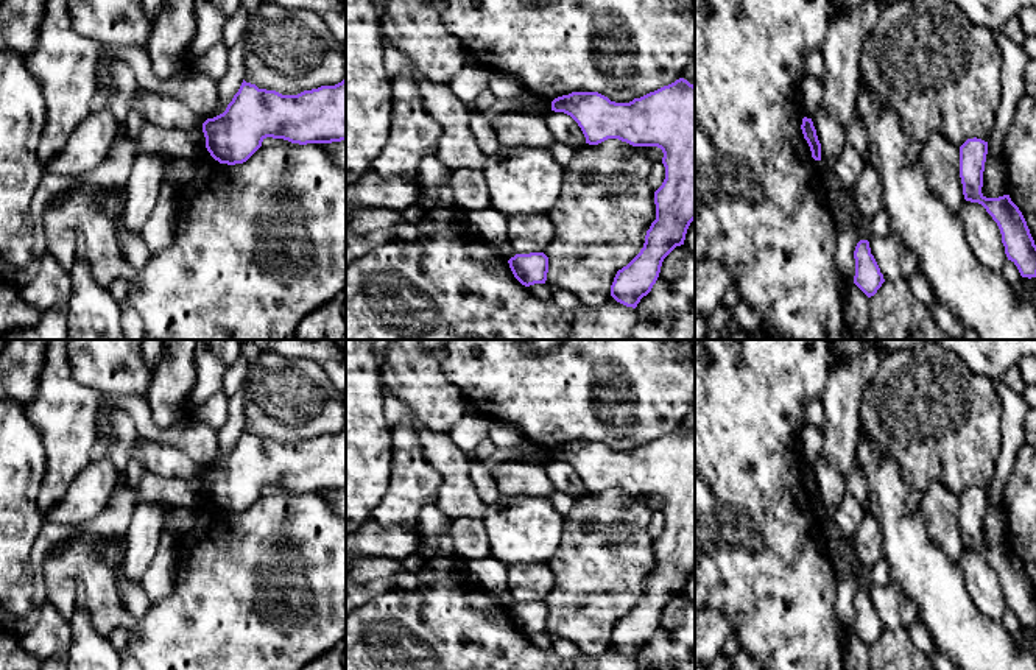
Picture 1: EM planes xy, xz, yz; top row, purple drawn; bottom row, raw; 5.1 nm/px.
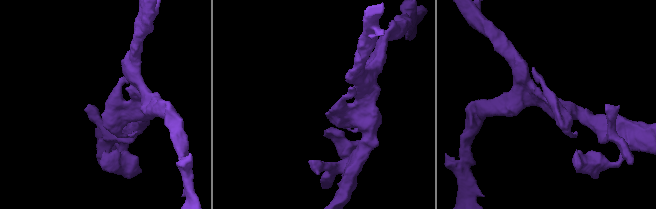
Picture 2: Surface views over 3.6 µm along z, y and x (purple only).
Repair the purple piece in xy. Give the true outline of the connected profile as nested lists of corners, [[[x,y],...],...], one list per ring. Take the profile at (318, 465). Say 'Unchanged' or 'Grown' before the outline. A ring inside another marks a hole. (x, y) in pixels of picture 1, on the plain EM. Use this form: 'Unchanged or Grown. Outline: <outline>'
Unchanged. Outline: [[[346,425],[335,435],[321,435],[298,444],[259,438],[243,428],[226,460],[203,472],[206,497],[220,513],[246,511],[266,486],[291,492],[332,492],[346,489]]]

